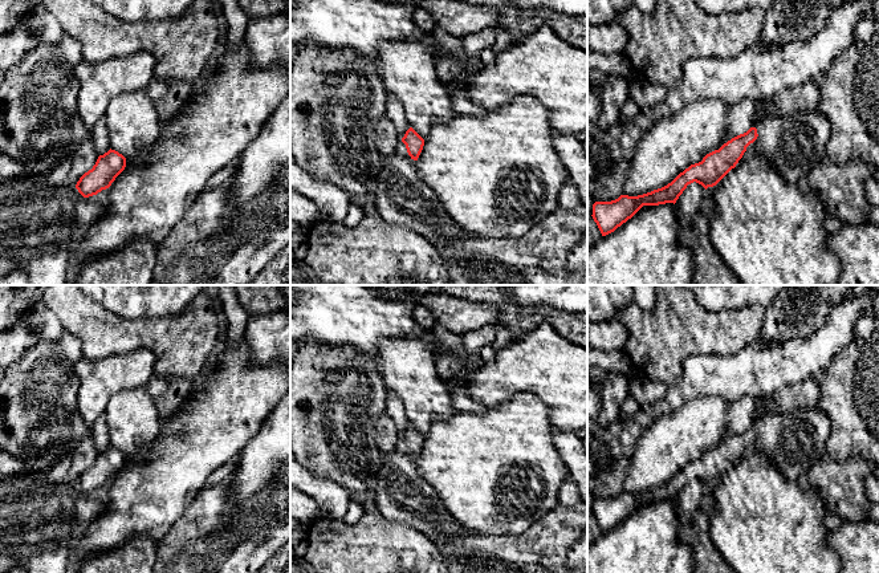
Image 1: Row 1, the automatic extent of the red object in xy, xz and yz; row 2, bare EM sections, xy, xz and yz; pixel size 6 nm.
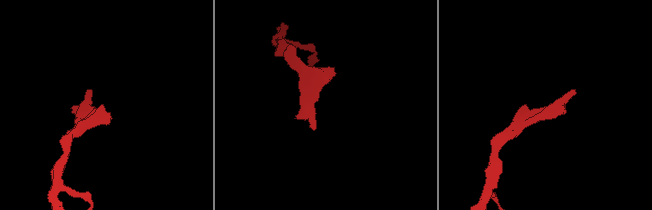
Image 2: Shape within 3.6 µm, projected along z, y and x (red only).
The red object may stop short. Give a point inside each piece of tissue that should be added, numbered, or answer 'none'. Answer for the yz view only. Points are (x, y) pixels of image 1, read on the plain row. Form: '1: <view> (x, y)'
1: yz (796, 441)

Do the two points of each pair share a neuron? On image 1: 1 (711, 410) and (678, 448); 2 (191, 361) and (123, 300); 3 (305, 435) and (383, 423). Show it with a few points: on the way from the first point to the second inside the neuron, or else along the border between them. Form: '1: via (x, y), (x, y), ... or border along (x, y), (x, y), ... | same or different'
1: via (703, 419), (683, 439) | same
2: border along (112, 311), (127, 317), (173, 315) | different
3: border along (385, 410), (375, 427), (375, 445), (379, 452) | different

